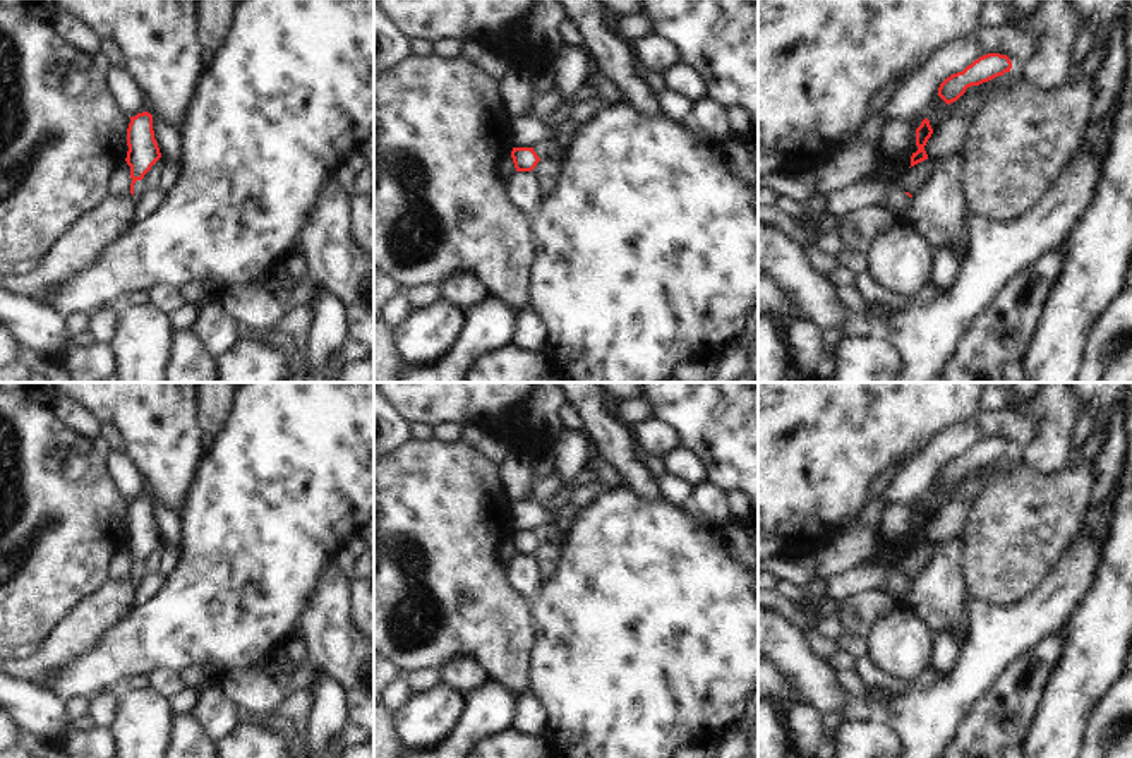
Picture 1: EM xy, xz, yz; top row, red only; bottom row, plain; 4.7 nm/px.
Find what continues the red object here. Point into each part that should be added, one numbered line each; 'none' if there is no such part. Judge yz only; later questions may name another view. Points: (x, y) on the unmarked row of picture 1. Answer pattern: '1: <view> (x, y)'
none

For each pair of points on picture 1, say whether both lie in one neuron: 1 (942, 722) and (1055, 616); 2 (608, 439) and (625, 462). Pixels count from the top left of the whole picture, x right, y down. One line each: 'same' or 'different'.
1: same
2: same

